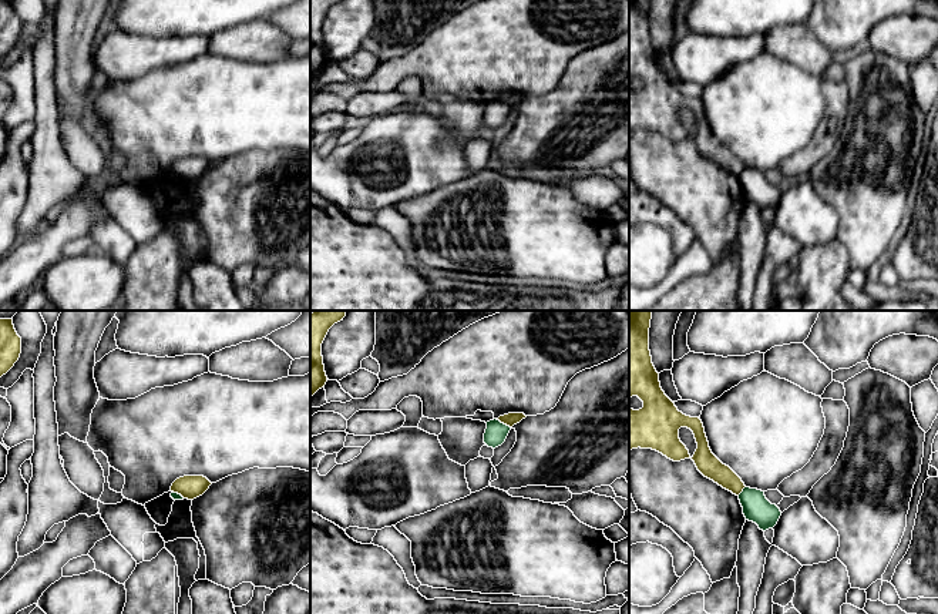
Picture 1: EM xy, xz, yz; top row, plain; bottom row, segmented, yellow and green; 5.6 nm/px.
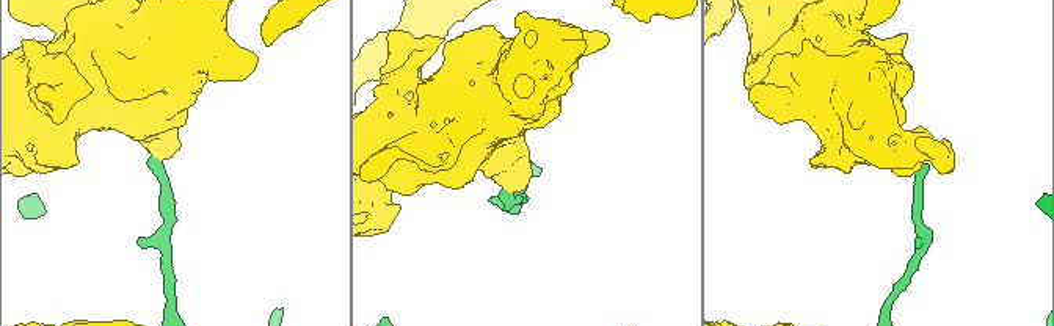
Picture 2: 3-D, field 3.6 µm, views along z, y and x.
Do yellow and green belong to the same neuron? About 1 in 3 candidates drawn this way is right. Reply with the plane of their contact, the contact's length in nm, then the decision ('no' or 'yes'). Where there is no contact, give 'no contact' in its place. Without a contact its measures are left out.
xz | 100 nm | no

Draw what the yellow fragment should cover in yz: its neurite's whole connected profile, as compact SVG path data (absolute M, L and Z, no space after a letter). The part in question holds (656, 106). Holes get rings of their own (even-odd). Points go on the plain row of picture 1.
M629 0L629 81L638 77L643 88L629 88L629 131L652 130L673 142L692 140L697 151L723 170L739 177L742 160L710 131L703 104L678 91L660 68L649 31L650 0ZM679 110L693 113L697 130L693 137L679 120Z

